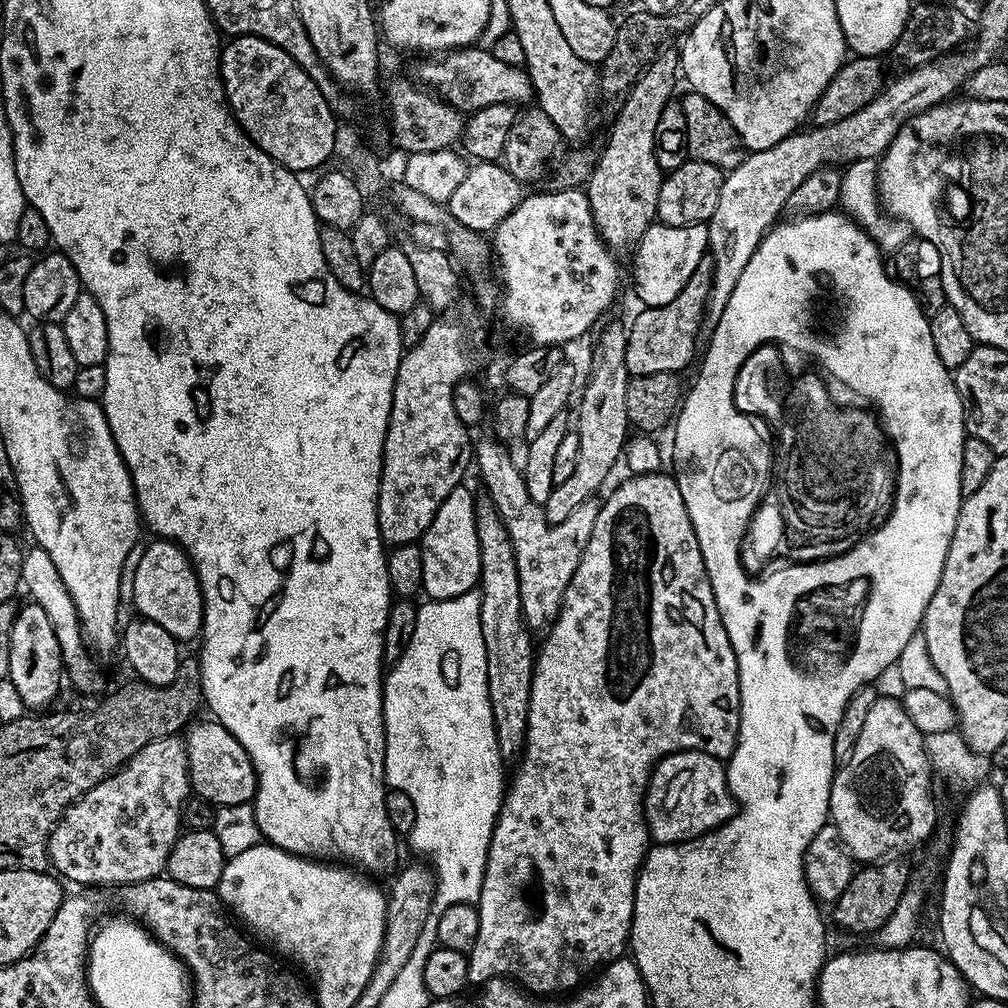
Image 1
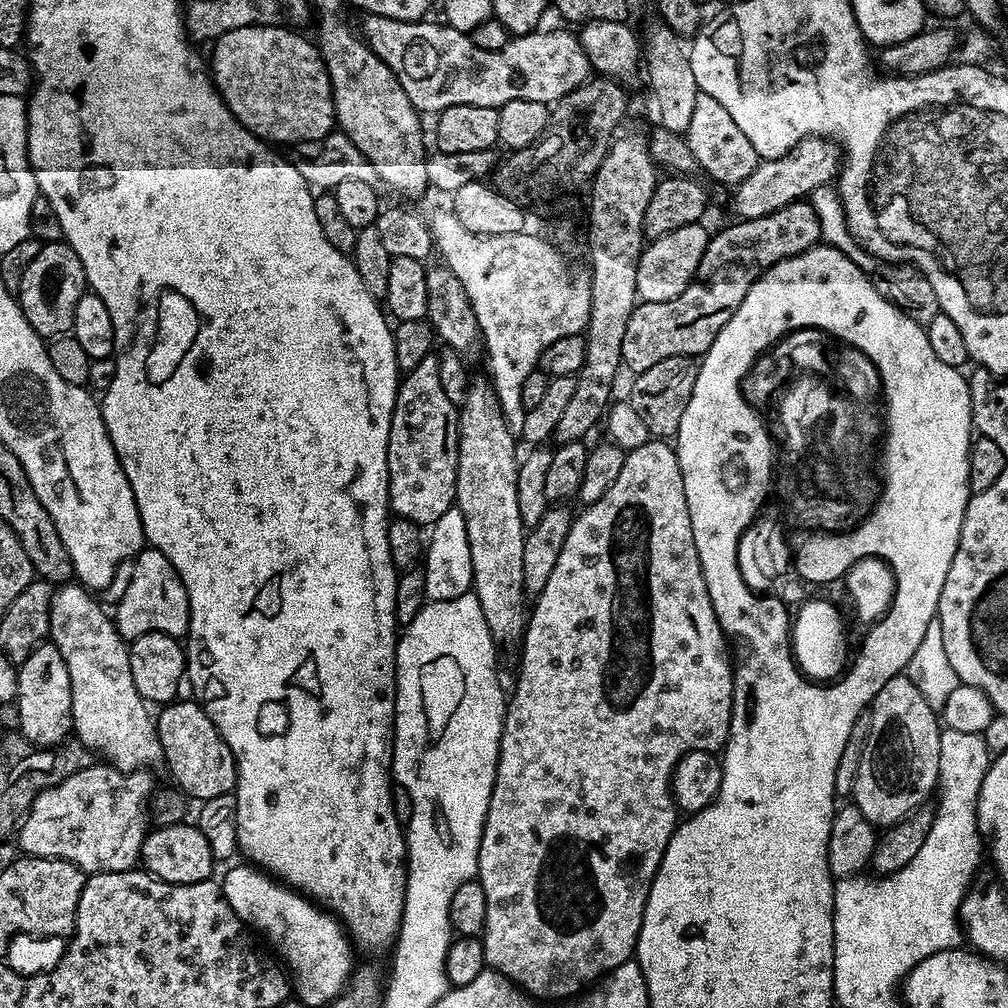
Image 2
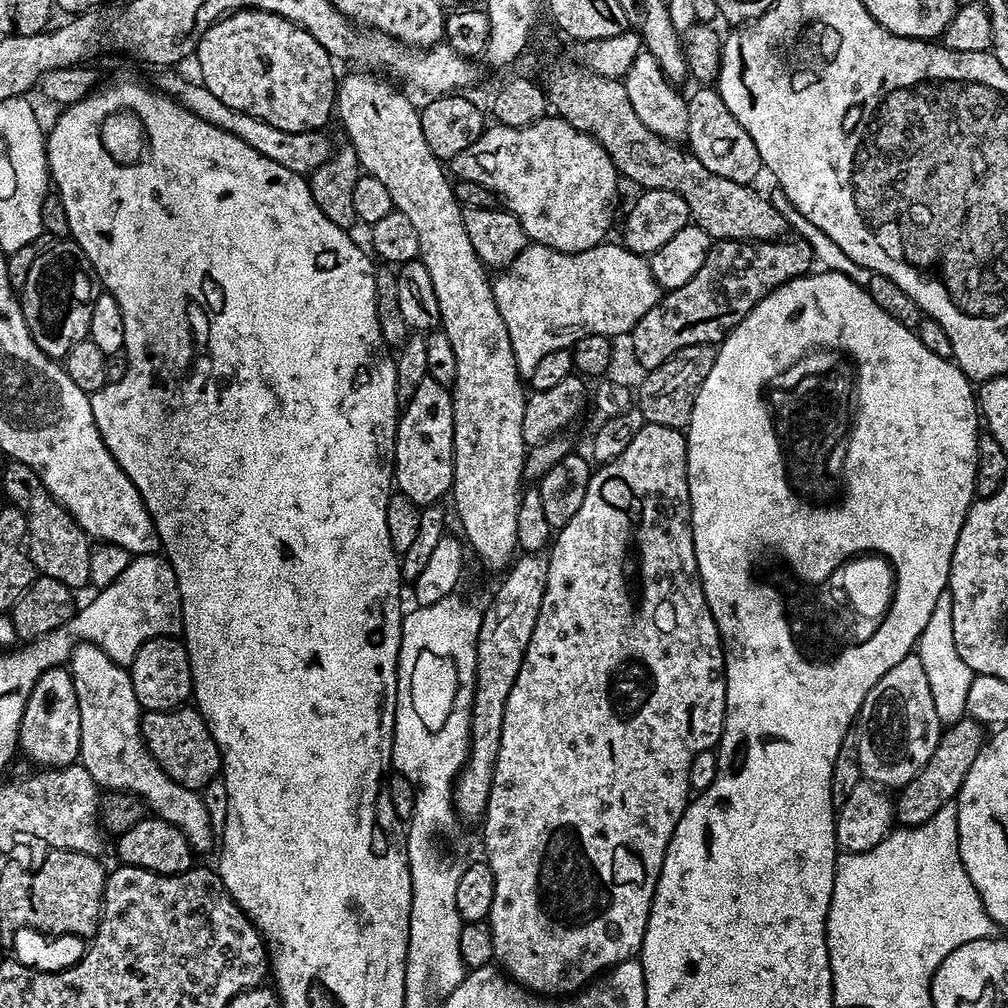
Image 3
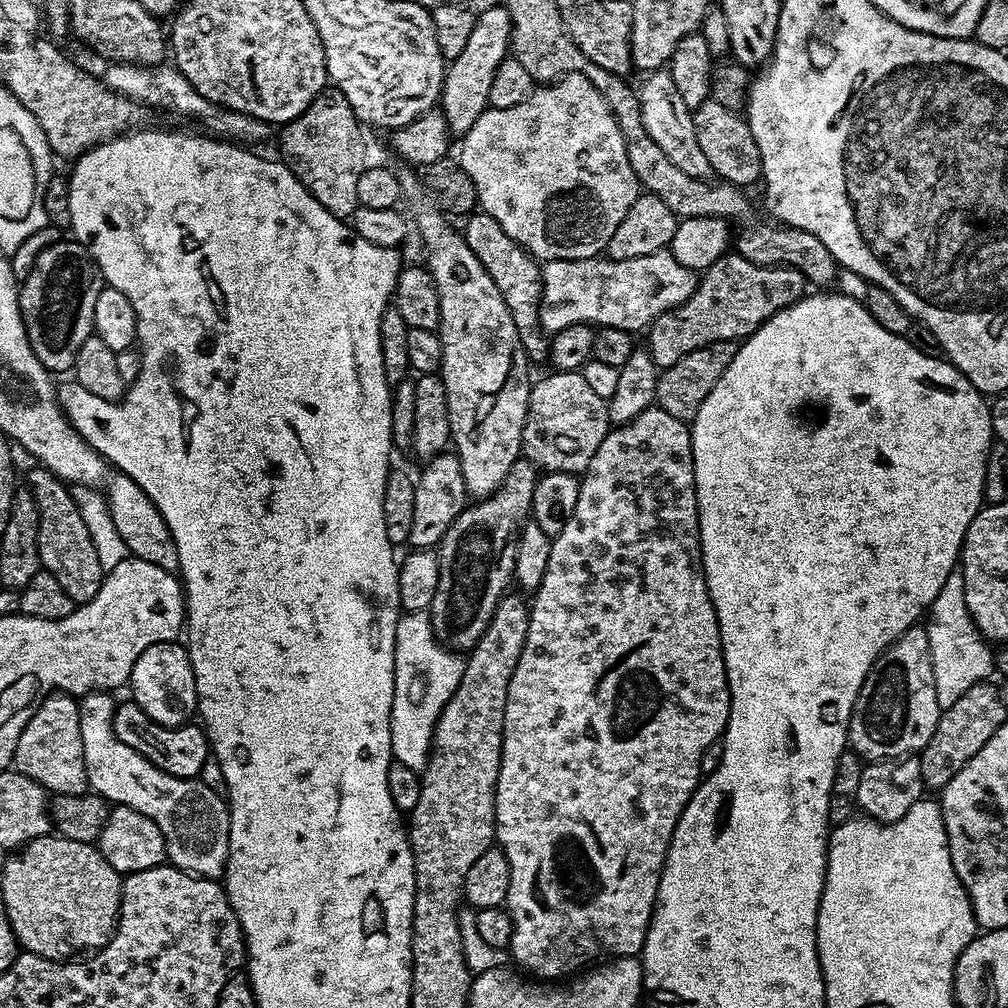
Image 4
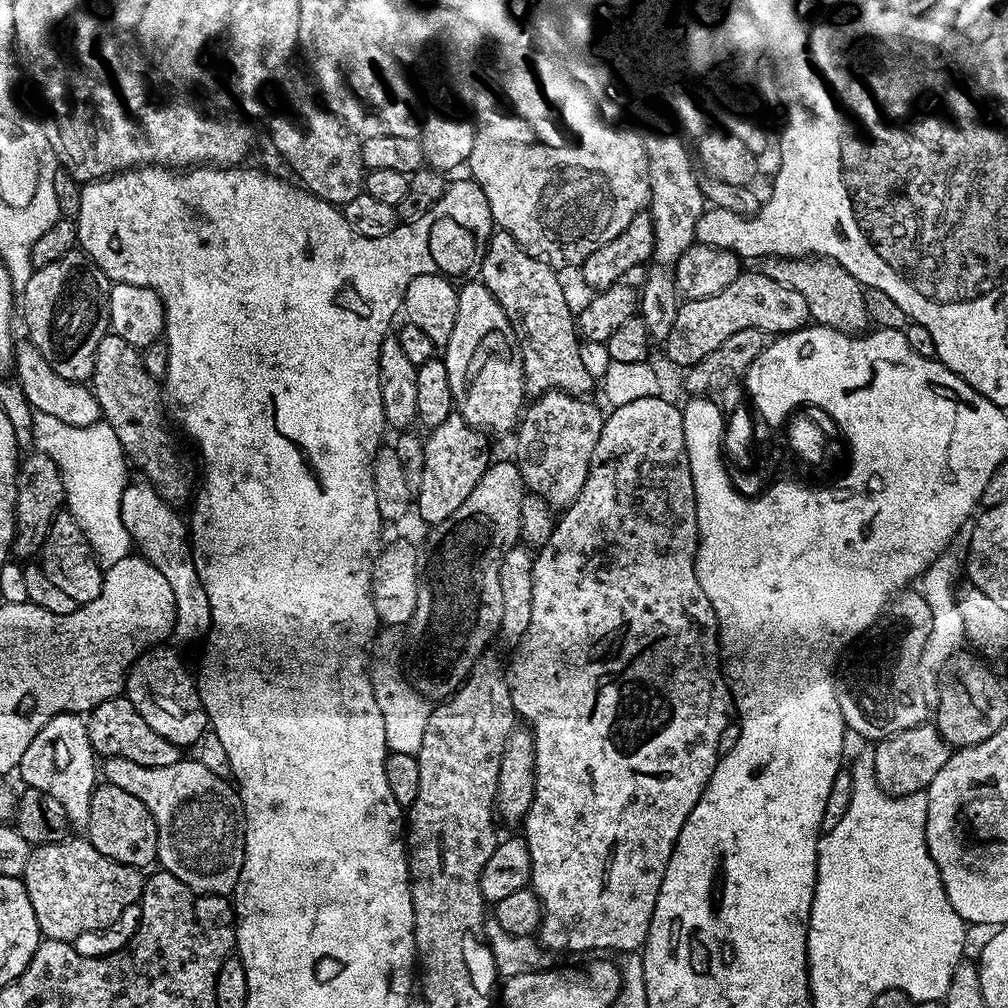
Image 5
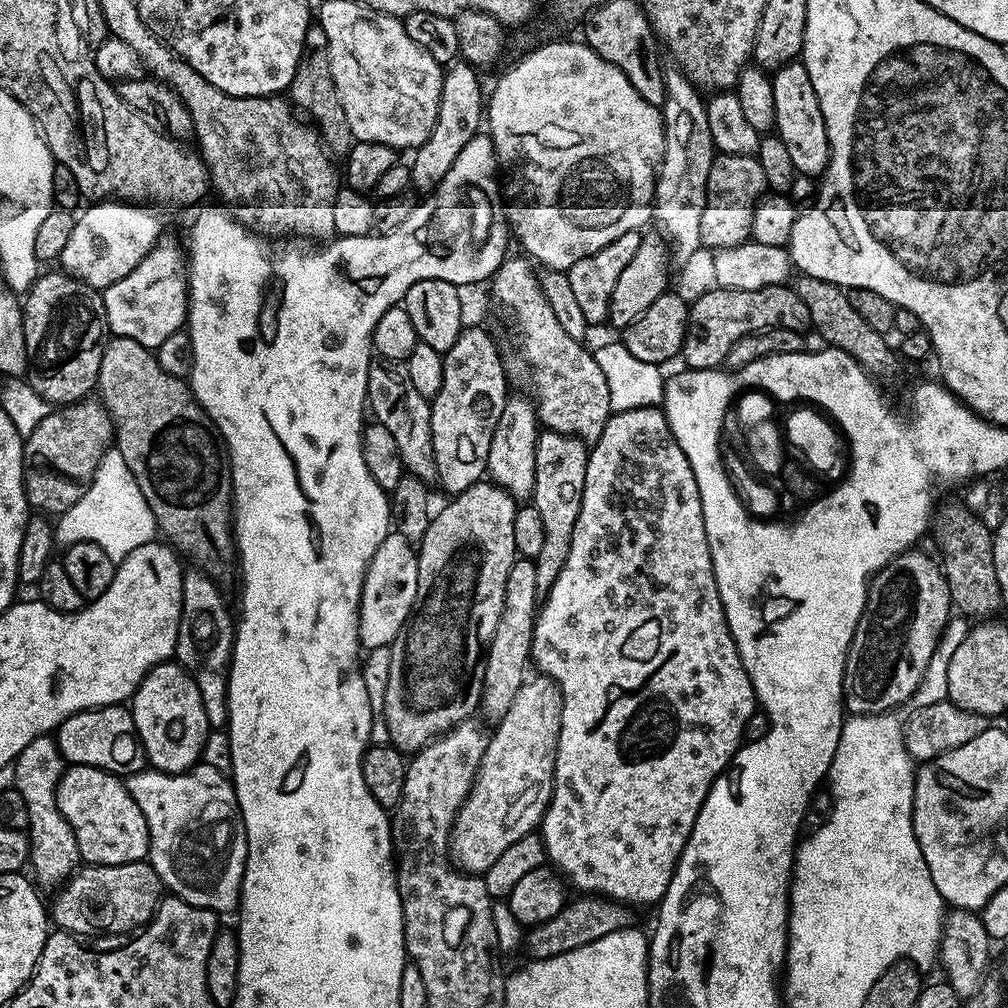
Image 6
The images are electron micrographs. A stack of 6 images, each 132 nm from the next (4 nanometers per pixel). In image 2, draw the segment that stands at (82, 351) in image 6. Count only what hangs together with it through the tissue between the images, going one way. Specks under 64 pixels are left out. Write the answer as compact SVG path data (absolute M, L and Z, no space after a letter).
M67 242L41 243L34 262L30 262L30 266L26 266L26 274L22 274L22 286L18 299L26 322L34 326L38 335L55 338L71 333L74 310L78 307L78 298L82 298L85 291L86 281L82 270L82 258L74 254L74 250Z

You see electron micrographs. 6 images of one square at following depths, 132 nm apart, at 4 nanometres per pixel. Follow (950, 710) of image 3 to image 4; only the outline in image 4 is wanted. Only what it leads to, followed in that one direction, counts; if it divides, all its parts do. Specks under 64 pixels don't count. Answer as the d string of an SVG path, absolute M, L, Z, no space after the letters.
M958 570L946 578L938 598L926 612L926 631L930 642L931 664L934 666L935 698L941 711L949 709L970 686L987 681L995 673L995 655L985 642L964 597L964 579Z

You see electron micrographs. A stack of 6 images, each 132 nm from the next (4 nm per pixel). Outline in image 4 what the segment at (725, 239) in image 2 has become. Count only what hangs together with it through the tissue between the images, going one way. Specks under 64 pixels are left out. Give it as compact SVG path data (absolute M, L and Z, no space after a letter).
M739 254L718 258L696 281L694 294L659 316L647 329L646 351L657 369L674 366L688 352L723 340L739 341L757 332L771 316L786 310L806 295L804 275L793 268L754 266Z

